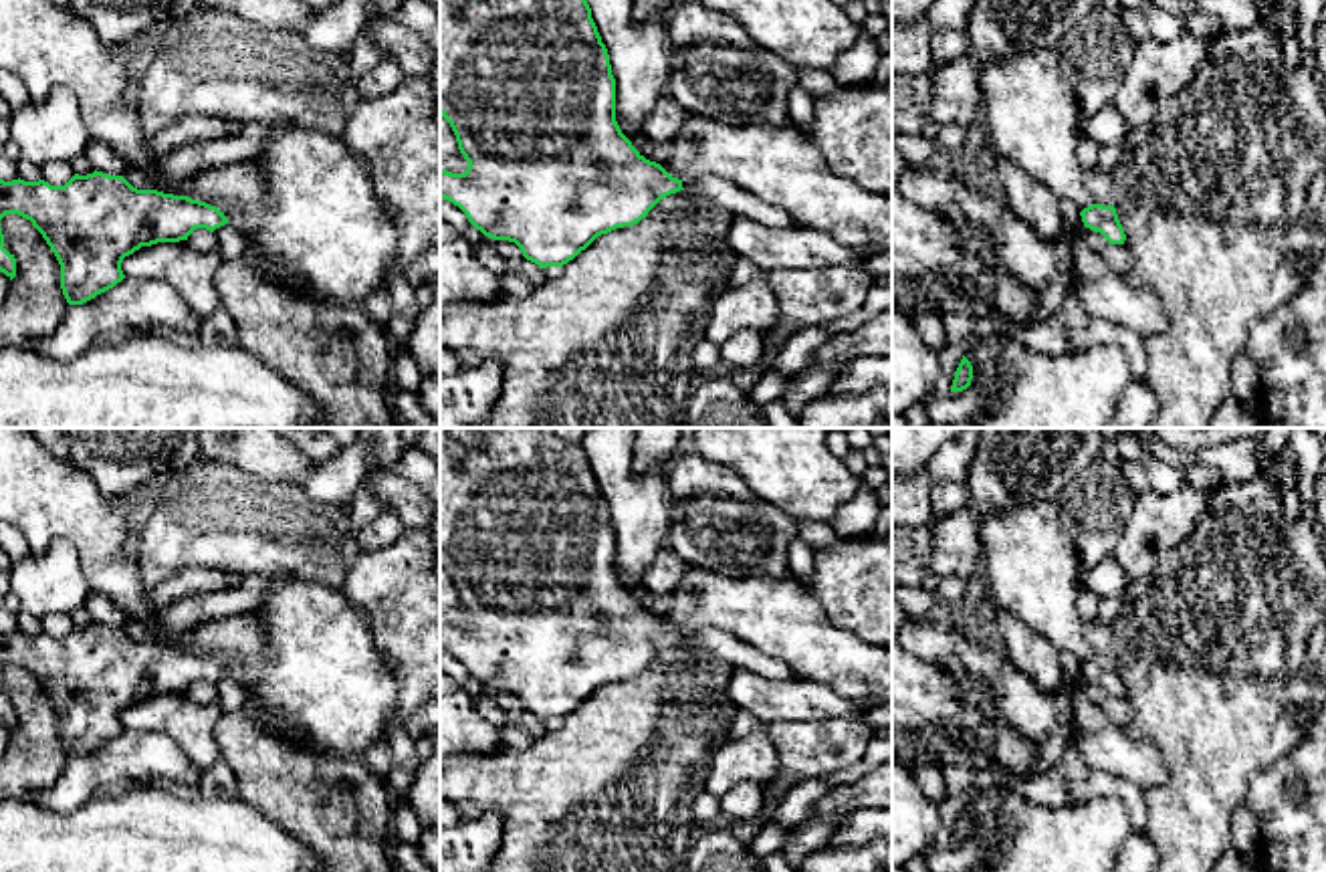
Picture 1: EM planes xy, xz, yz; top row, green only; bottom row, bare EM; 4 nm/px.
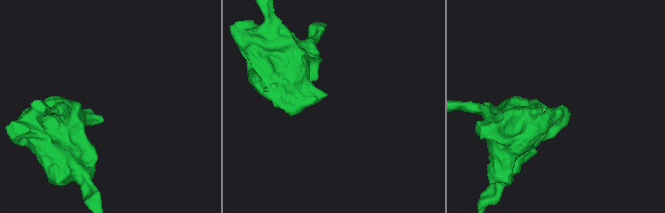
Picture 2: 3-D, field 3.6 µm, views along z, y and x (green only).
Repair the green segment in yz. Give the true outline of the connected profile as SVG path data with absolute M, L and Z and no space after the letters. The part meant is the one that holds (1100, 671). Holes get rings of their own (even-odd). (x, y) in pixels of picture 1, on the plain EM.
M1100 620L1084 626L1094 656L1080 664L1086 680L1100 684L1110 696L1124 696L1126 686L1114 660L1114 630Z

